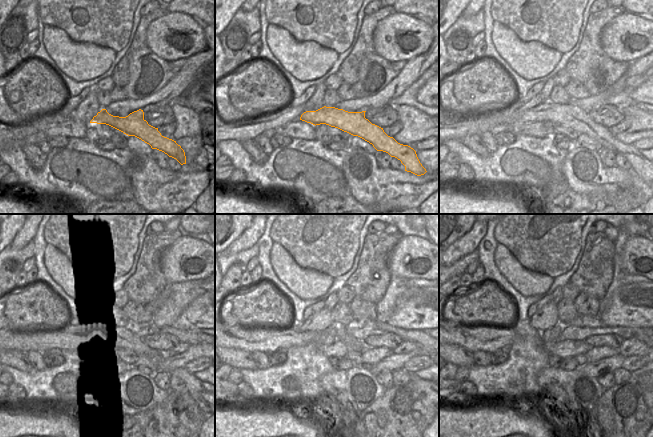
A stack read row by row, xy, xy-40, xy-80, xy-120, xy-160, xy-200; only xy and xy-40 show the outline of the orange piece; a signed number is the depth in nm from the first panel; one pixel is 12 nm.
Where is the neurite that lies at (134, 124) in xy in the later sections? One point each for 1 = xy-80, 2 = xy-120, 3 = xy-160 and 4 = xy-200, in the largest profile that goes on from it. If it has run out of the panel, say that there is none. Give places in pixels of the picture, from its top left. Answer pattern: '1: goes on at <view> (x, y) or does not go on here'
1: goes on at xy-80 (566, 115)
2: goes on at xy-120 (125, 340)
3: goes on at xy-160 (267, 340)
4: goes on at xy-200 (488, 339)

